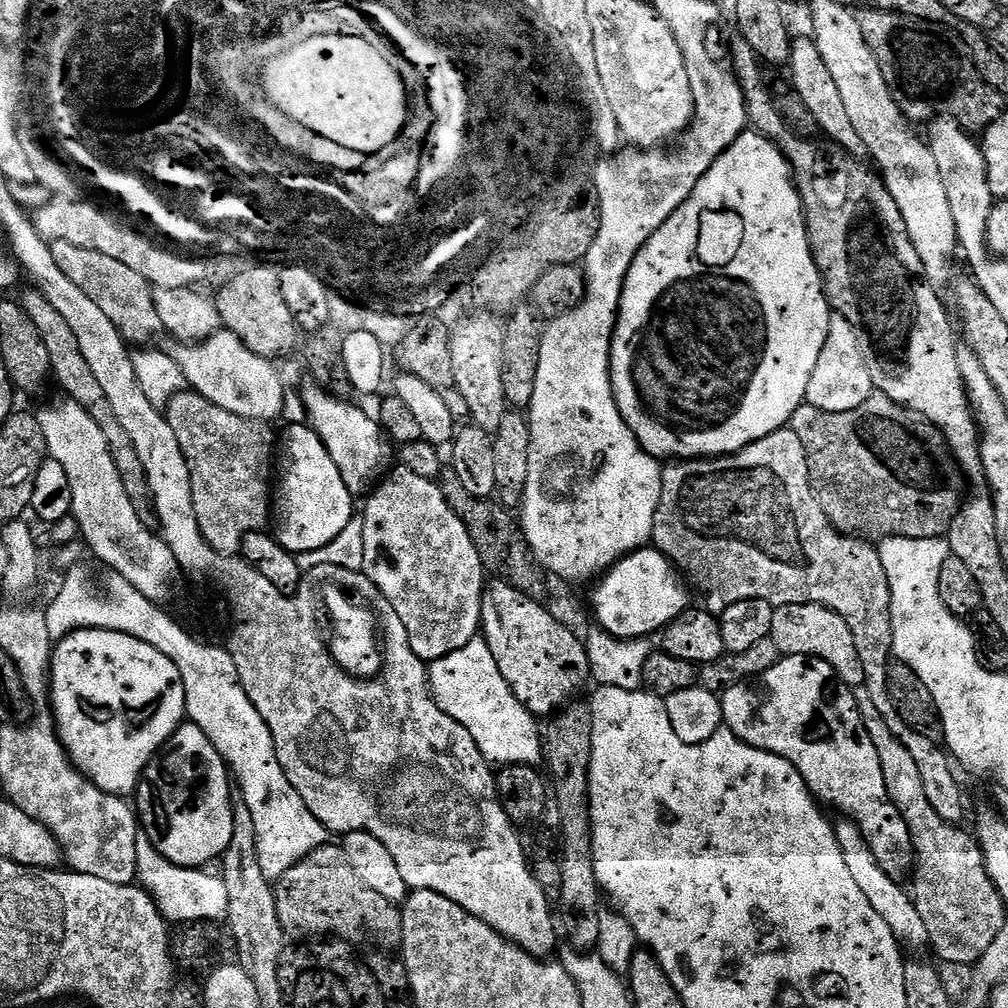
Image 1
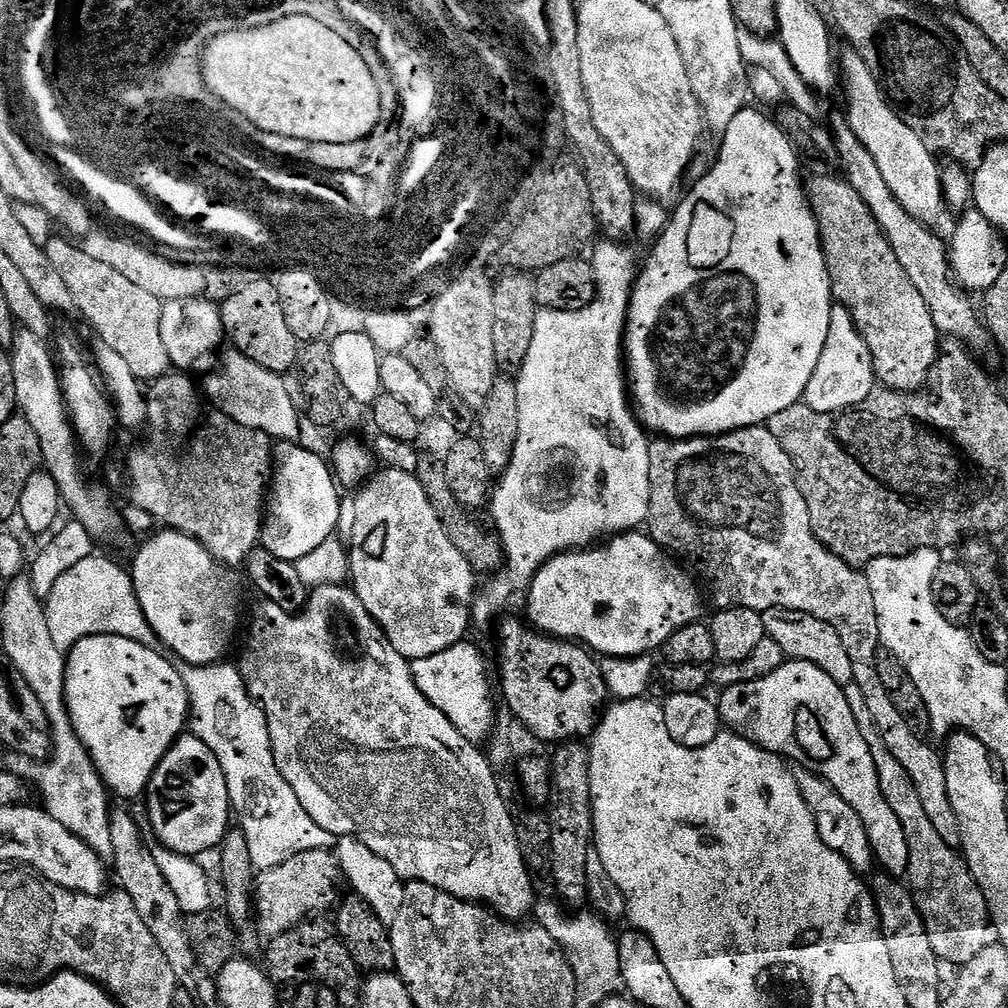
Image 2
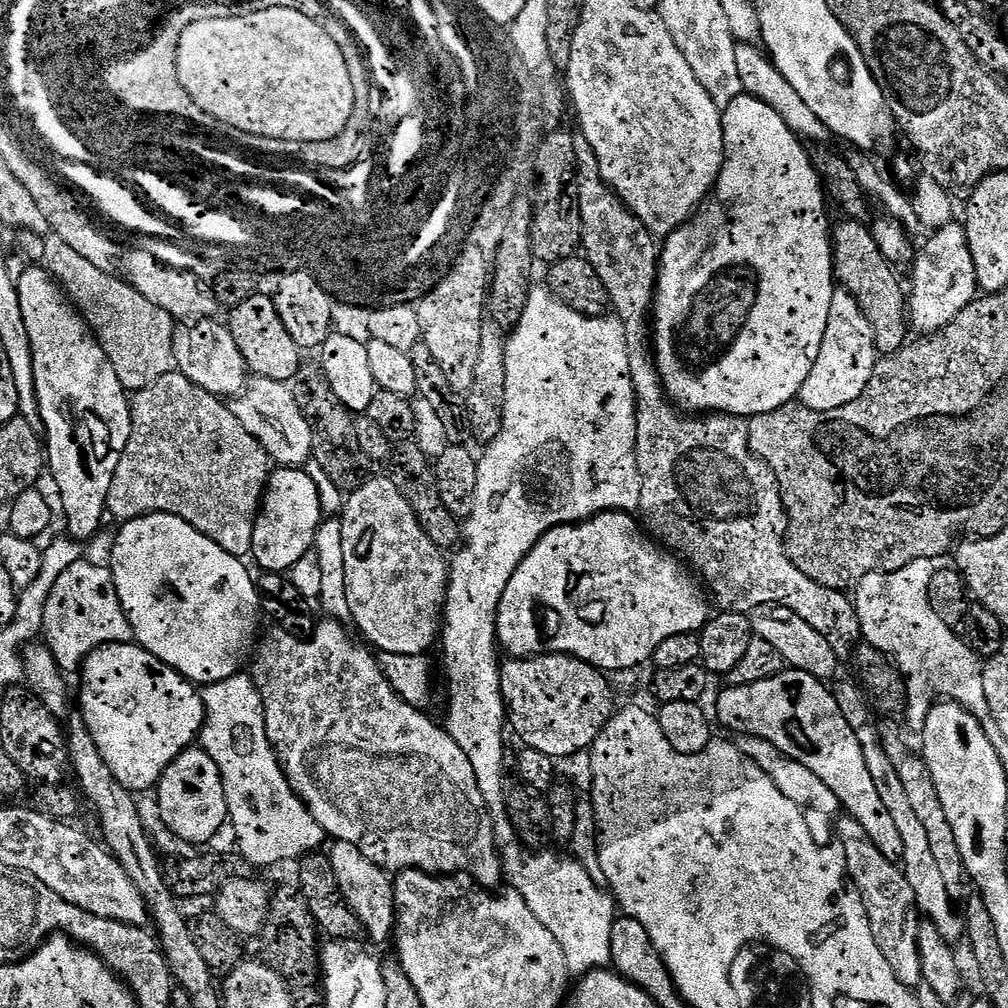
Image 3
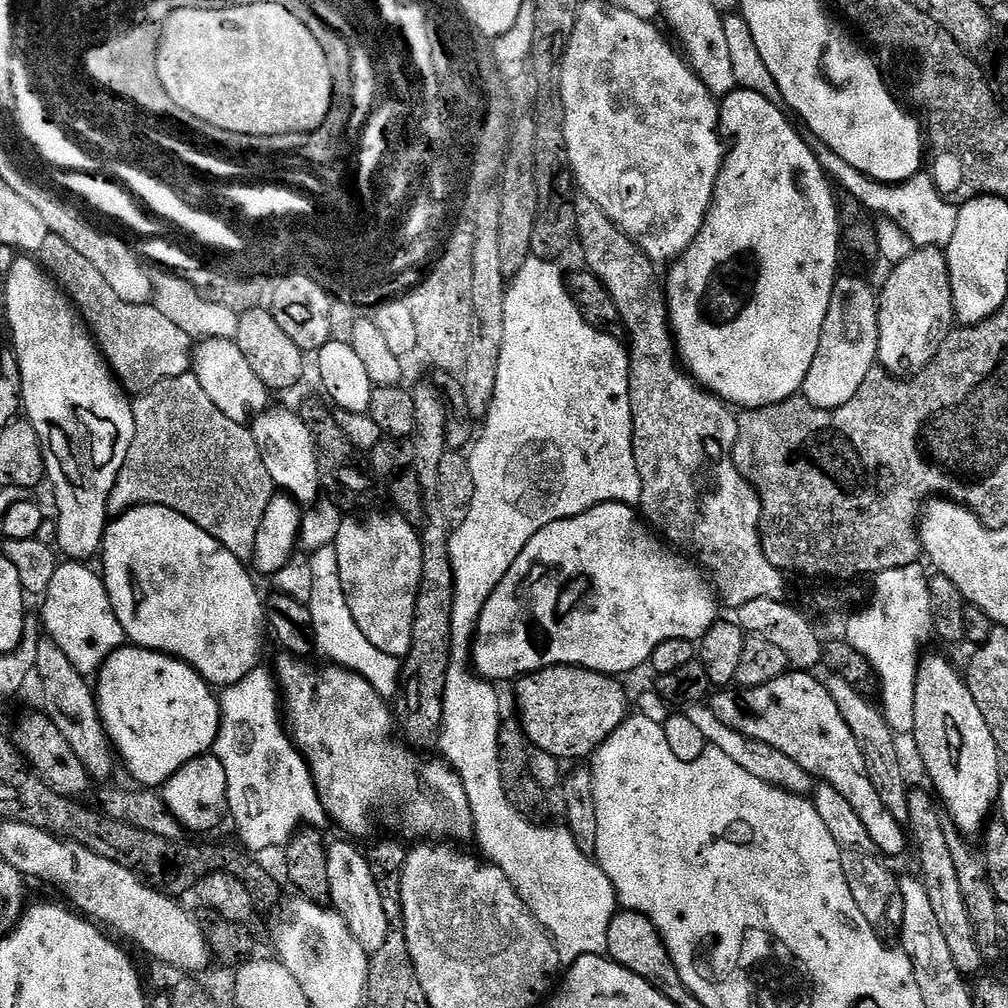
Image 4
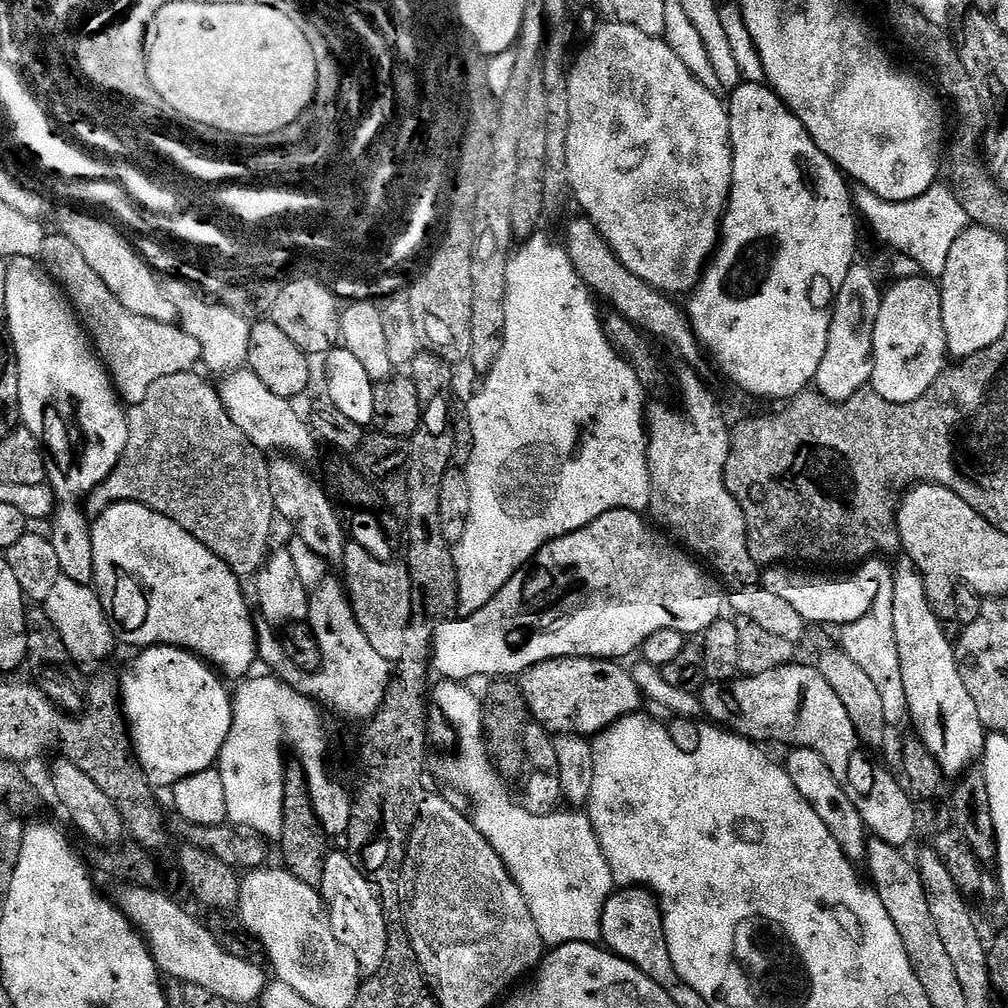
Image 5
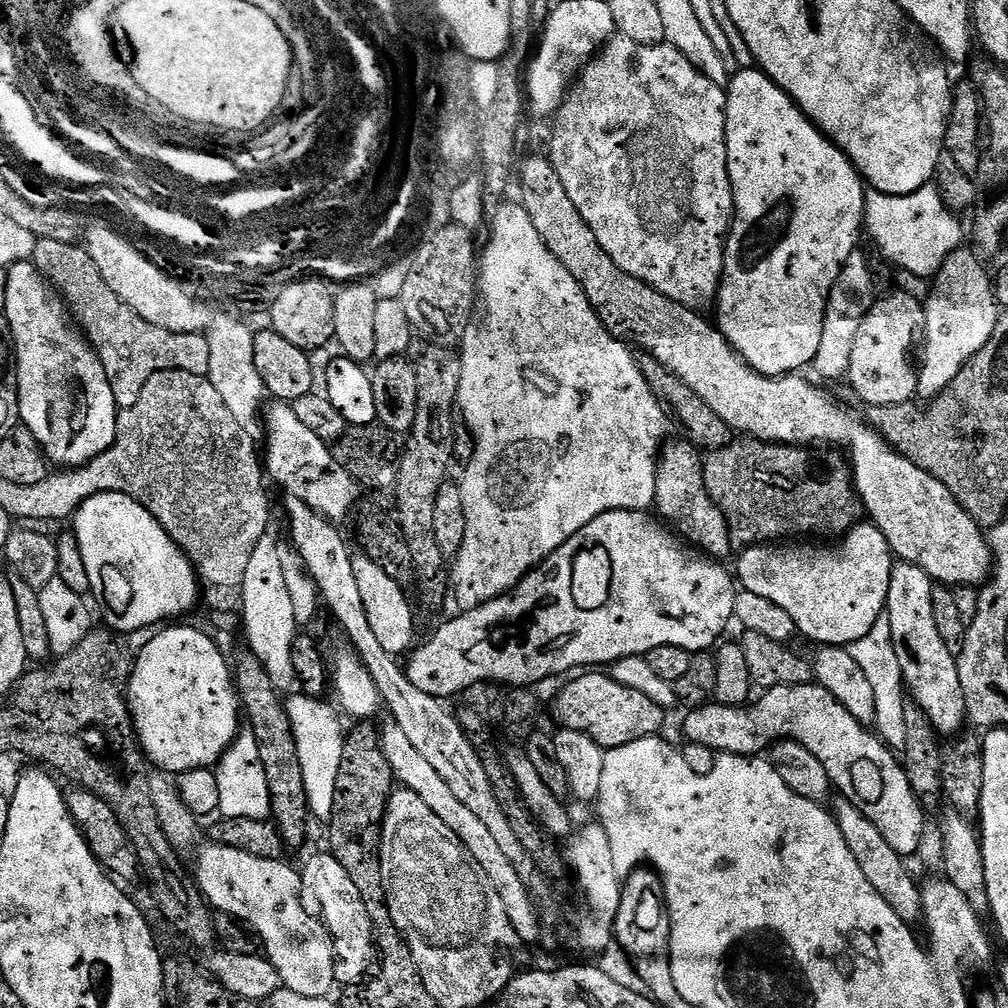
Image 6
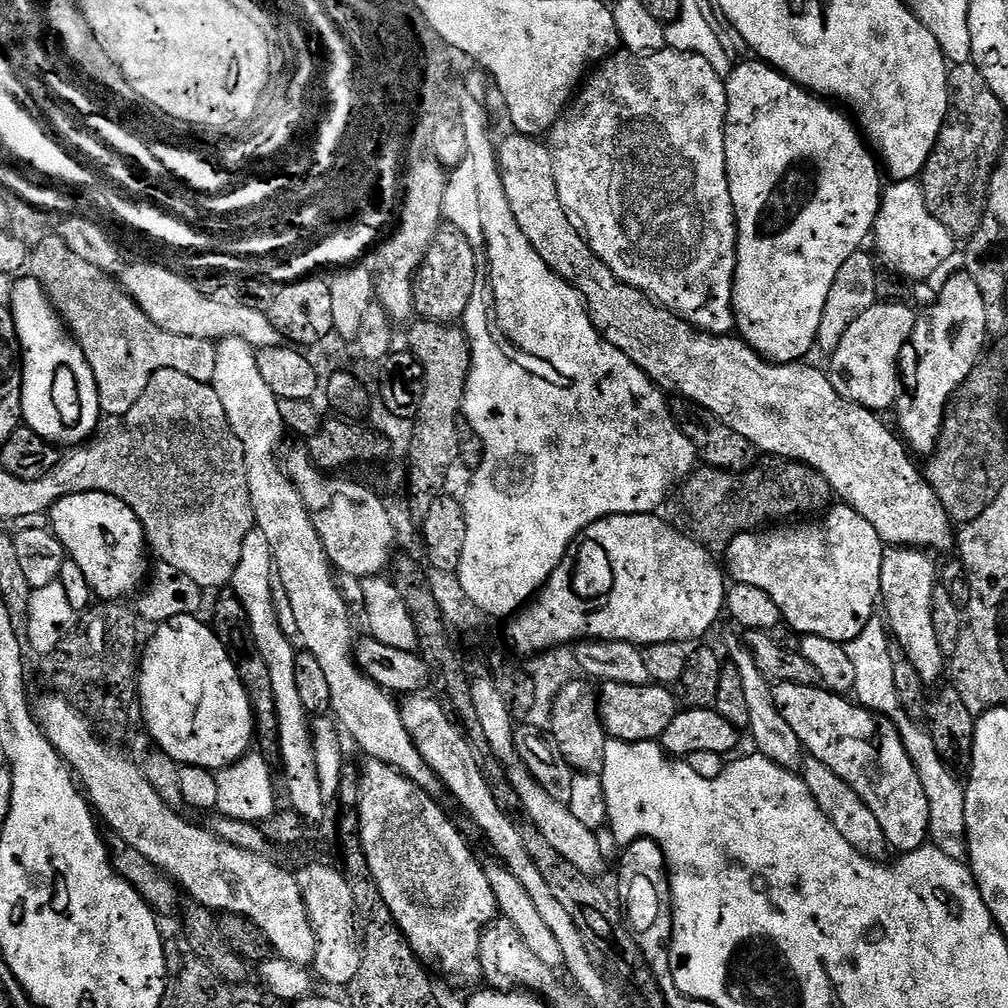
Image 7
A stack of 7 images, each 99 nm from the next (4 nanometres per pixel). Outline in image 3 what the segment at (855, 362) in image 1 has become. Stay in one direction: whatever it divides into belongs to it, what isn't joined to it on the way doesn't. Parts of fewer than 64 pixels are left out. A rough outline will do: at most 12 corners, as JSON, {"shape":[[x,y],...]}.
{"shape":[[833,291],[822,350],[799,403],[838,410],[866,390],[876,335],[850,293]]}

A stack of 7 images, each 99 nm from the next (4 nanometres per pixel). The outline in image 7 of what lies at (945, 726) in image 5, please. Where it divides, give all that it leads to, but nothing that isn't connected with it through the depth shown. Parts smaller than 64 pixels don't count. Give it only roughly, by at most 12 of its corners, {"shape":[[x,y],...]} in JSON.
{"shape":[[889,547],[880,583],[891,639],[932,686],[946,672],[934,634],[938,568]]}

